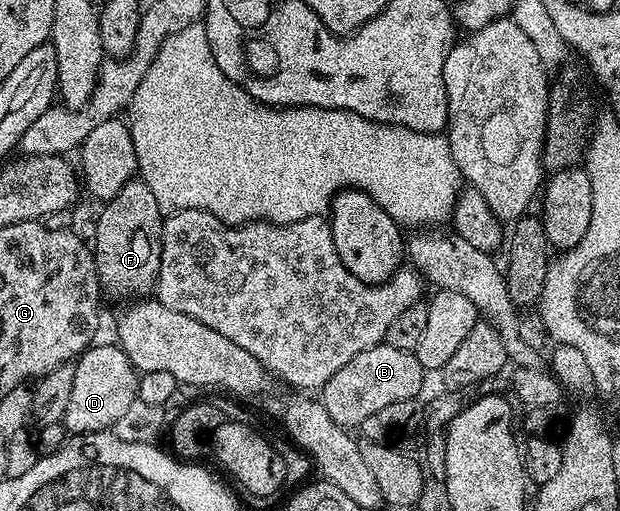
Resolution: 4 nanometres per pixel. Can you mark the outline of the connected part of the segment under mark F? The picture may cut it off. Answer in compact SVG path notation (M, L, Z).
M139 180L127 182L118 192L118 196L107 199L103 203L104 211L96 218L96 246L94 257L96 260L96 274L100 277L101 287L120 298L131 299L133 296L148 296L153 293L156 277L160 271L162 260L162 228L165 215L160 213L158 200L150 193L150 188Z

